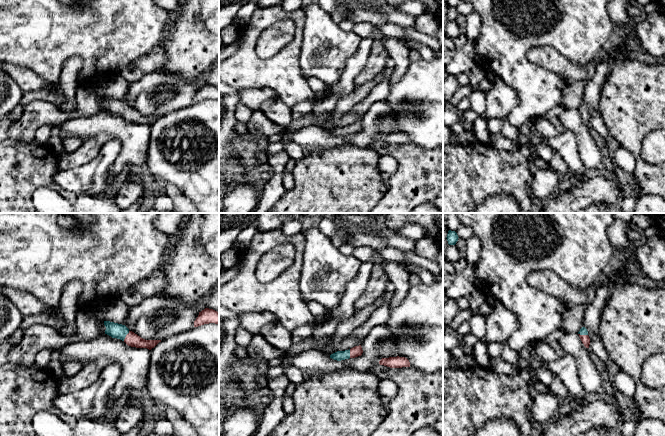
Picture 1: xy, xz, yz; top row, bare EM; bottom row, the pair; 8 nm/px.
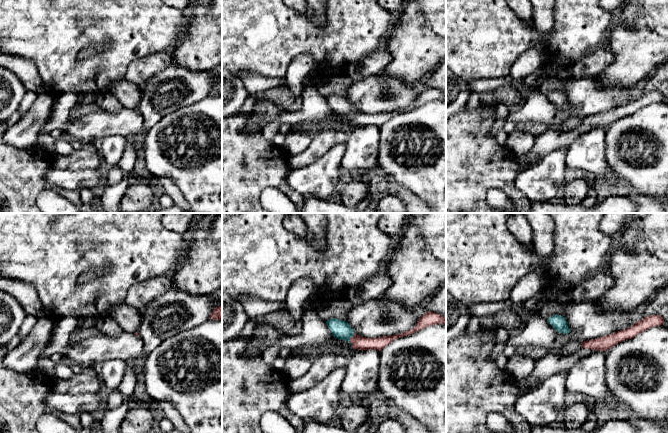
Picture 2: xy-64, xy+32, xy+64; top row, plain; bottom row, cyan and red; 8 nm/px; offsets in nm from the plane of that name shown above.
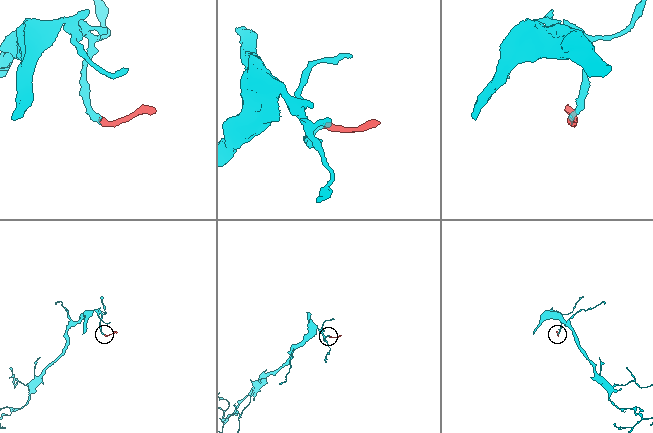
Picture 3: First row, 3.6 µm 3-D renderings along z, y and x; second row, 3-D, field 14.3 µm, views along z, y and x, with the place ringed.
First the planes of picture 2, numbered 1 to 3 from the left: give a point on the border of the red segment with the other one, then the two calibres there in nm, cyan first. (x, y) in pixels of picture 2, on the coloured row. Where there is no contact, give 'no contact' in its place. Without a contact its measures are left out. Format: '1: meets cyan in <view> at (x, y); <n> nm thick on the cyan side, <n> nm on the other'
1: no contact
2: meets cyan in xy+32 at (348, 340); 150 nm thick on the cyan side, 110 nm on the other
3: no contact

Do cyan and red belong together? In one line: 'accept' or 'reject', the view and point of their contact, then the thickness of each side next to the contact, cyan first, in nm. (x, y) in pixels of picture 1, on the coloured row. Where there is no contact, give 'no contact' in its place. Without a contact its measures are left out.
accept | xy (125, 336) | 120/110 nm

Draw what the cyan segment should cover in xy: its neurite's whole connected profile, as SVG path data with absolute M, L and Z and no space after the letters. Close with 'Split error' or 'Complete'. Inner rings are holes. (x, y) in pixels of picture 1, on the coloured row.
M104 321L104 325L106 327L105 334L111 336L112 338L120 339L131 347L147 348L151 350L159 342L161 342L161 340L145 340L122 324Z. Split error

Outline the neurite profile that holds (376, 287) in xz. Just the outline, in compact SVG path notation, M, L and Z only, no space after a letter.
M381 264L370 266L370 275L367 287L362 296L355 302L355 309L362 310L372 305L379 297L387 292L386 286L389 279Z

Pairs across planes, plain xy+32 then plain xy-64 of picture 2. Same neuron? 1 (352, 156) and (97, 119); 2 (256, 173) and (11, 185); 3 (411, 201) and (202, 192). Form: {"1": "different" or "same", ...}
{"1": "same", "2": "same", "3": "different"}

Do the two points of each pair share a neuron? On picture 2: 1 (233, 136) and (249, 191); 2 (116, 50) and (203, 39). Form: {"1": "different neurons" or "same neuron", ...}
{"1": "same neuron", "2": "different neurons"}

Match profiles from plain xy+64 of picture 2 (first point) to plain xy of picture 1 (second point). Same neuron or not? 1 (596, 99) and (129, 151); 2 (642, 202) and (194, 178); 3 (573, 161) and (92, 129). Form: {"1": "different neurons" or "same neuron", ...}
{"1": "different neurons", "2": "different neurons", "3": "same neuron"}

